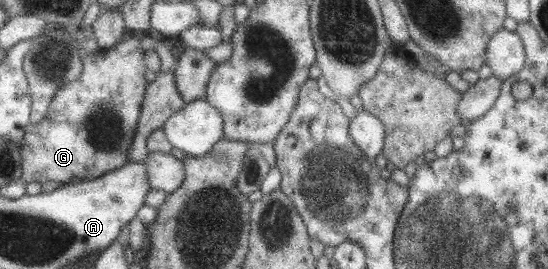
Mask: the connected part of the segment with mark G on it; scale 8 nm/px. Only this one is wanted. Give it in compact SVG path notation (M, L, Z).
M141 37L125 38L116 47L102 49L84 58L85 69L76 81L66 84L54 97L47 118L29 126L23 143L24 174L26 183L56 181L62 186L84 179L102 177L131 162L131 151L137 138L143 114L143 105L149 90L146 80L146 55Z

